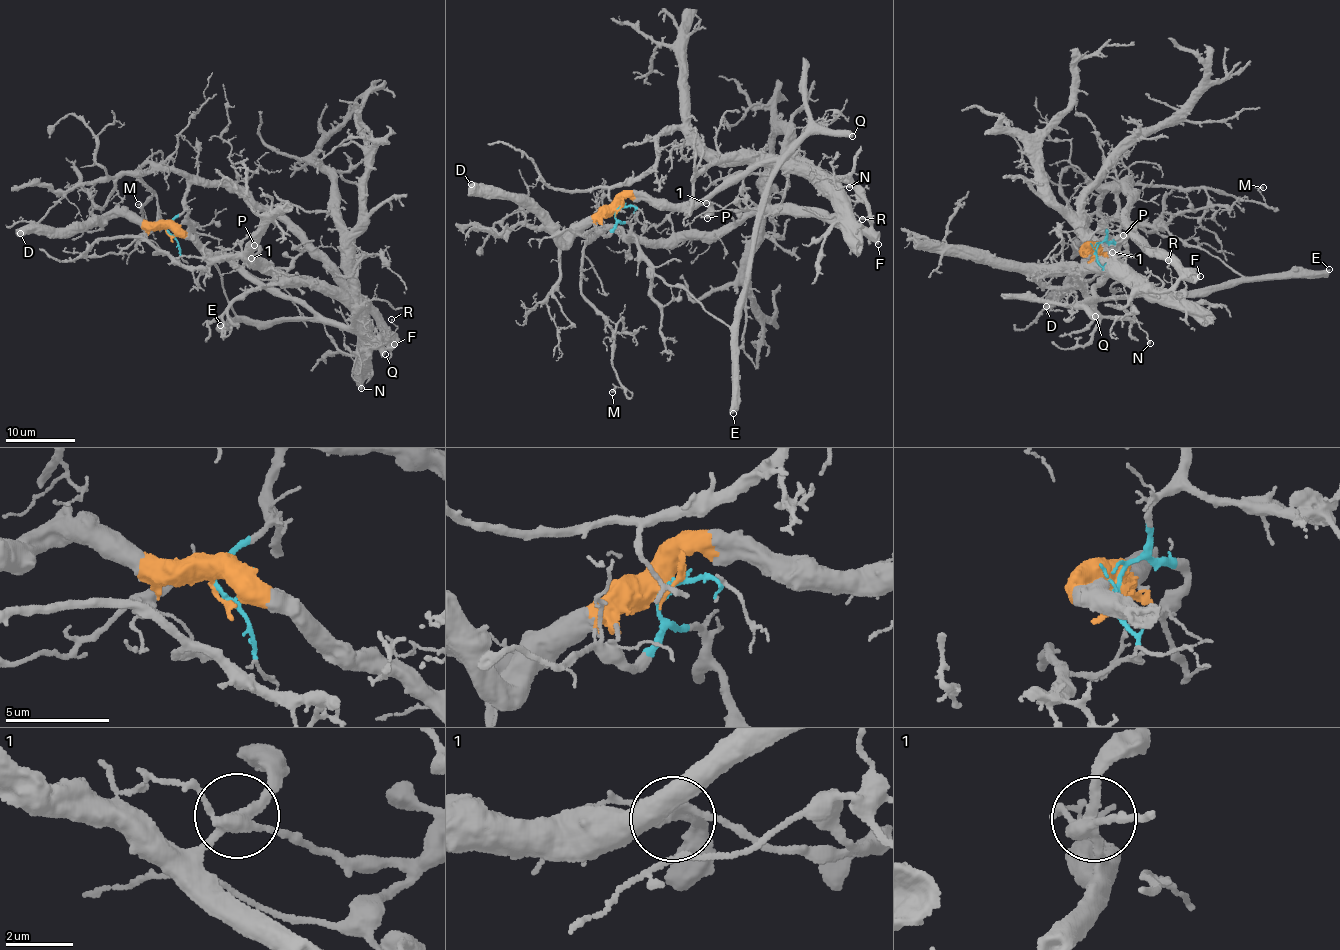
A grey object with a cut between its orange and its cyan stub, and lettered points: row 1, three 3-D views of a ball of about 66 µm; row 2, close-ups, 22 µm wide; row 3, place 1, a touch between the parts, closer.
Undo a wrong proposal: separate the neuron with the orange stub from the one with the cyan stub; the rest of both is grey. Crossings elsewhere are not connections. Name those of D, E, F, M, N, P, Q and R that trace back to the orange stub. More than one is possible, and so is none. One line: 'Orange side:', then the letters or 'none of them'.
Orange side: D, E, P, Q

